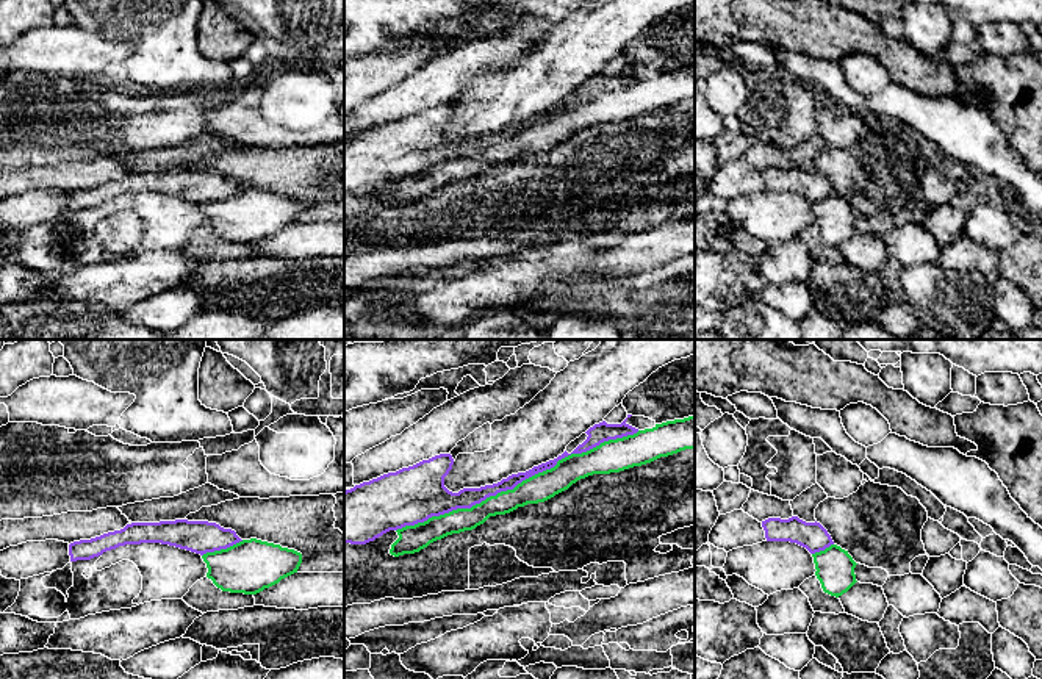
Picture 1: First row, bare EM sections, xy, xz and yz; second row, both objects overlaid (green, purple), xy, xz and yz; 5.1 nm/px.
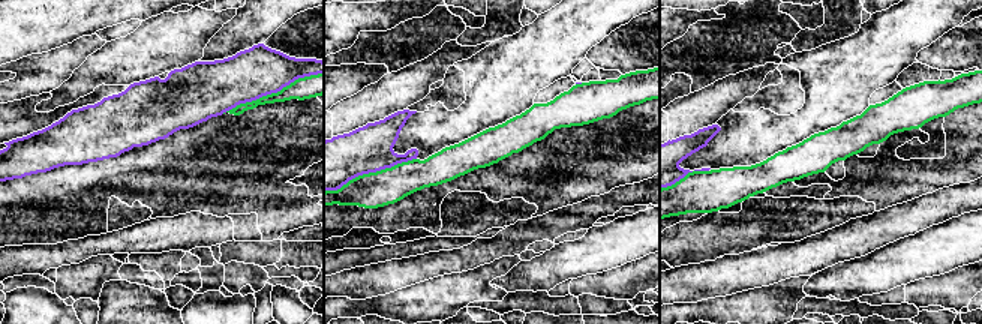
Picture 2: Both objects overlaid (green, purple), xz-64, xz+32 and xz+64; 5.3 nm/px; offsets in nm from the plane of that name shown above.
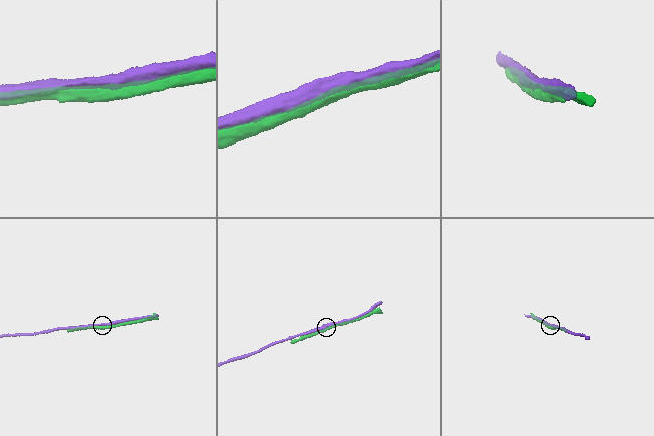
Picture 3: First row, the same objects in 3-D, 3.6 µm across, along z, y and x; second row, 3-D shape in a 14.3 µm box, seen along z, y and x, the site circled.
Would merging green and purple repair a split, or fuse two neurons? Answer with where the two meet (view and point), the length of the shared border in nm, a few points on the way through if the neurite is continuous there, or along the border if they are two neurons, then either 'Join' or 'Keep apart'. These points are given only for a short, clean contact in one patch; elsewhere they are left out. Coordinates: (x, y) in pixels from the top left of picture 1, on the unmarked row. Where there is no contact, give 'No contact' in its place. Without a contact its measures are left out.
Touches green at xz (518, 133). Shared border 1350 nm. Keep apart

